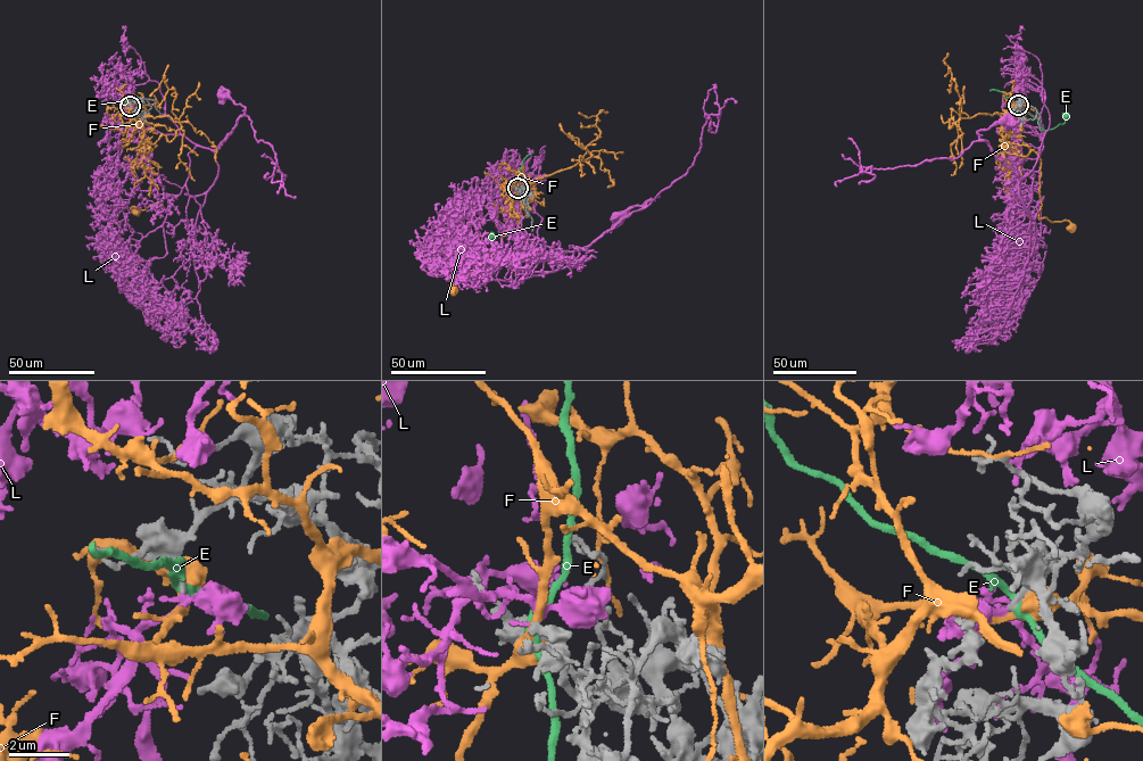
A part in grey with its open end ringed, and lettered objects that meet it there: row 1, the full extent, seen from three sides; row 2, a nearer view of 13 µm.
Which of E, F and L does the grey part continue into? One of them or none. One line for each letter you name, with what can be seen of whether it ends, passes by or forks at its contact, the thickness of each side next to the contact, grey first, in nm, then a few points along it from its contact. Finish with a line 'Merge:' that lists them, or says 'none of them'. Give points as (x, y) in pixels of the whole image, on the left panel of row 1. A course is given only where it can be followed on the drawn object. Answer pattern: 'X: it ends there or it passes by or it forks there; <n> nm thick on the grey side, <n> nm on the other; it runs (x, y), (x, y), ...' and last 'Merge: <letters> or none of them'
L: it passes by; 240 nm thick on the grey side, 190 nm on the other; it runs (130, 106), (129, 116), (137, 122), (213, 149), (245, 115), (245, 107), (223, 94)
Merge: L

